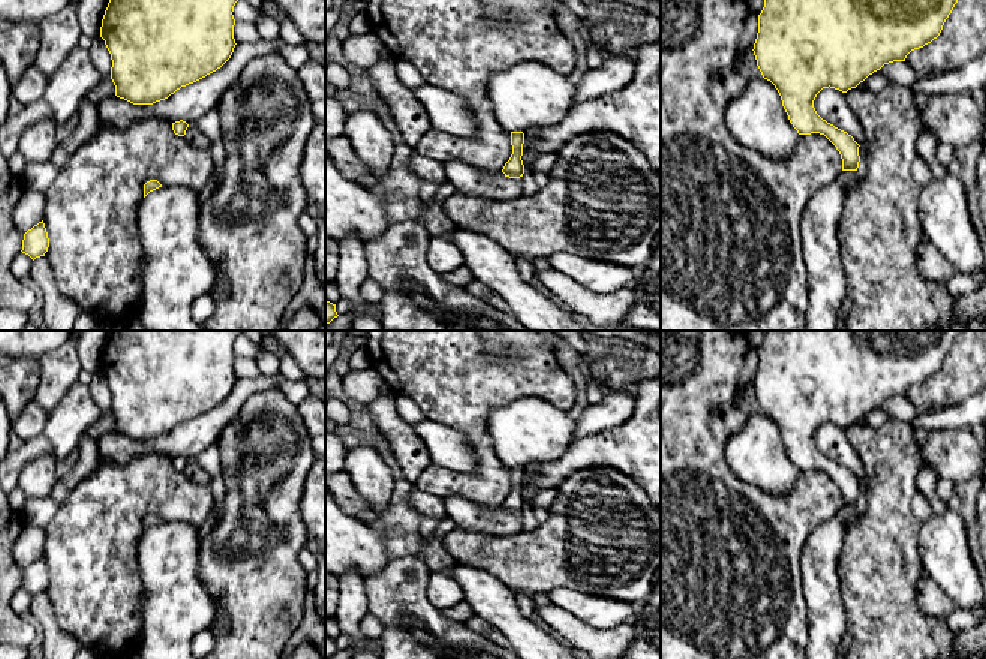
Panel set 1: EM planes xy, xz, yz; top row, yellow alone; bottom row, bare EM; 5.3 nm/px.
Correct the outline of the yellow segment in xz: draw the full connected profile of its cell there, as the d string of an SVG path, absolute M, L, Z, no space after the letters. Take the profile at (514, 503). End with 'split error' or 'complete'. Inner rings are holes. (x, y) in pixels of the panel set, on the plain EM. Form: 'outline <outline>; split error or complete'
outline M511 467L512 490L502 505L505 512L509 512L509 514L523 512L523 509L524 509L524 500L521 496L523 479L524 479L524 469L523 467Z; complete

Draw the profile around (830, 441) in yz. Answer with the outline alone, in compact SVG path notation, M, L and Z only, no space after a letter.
M830 422L823 424L814 436L814 443L823 455L851 470L854 476L866 487L869 499L868 473L857 452L851 446L845 428Z

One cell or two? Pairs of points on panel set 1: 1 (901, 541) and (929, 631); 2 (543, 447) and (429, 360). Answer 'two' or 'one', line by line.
1: one
2: two

